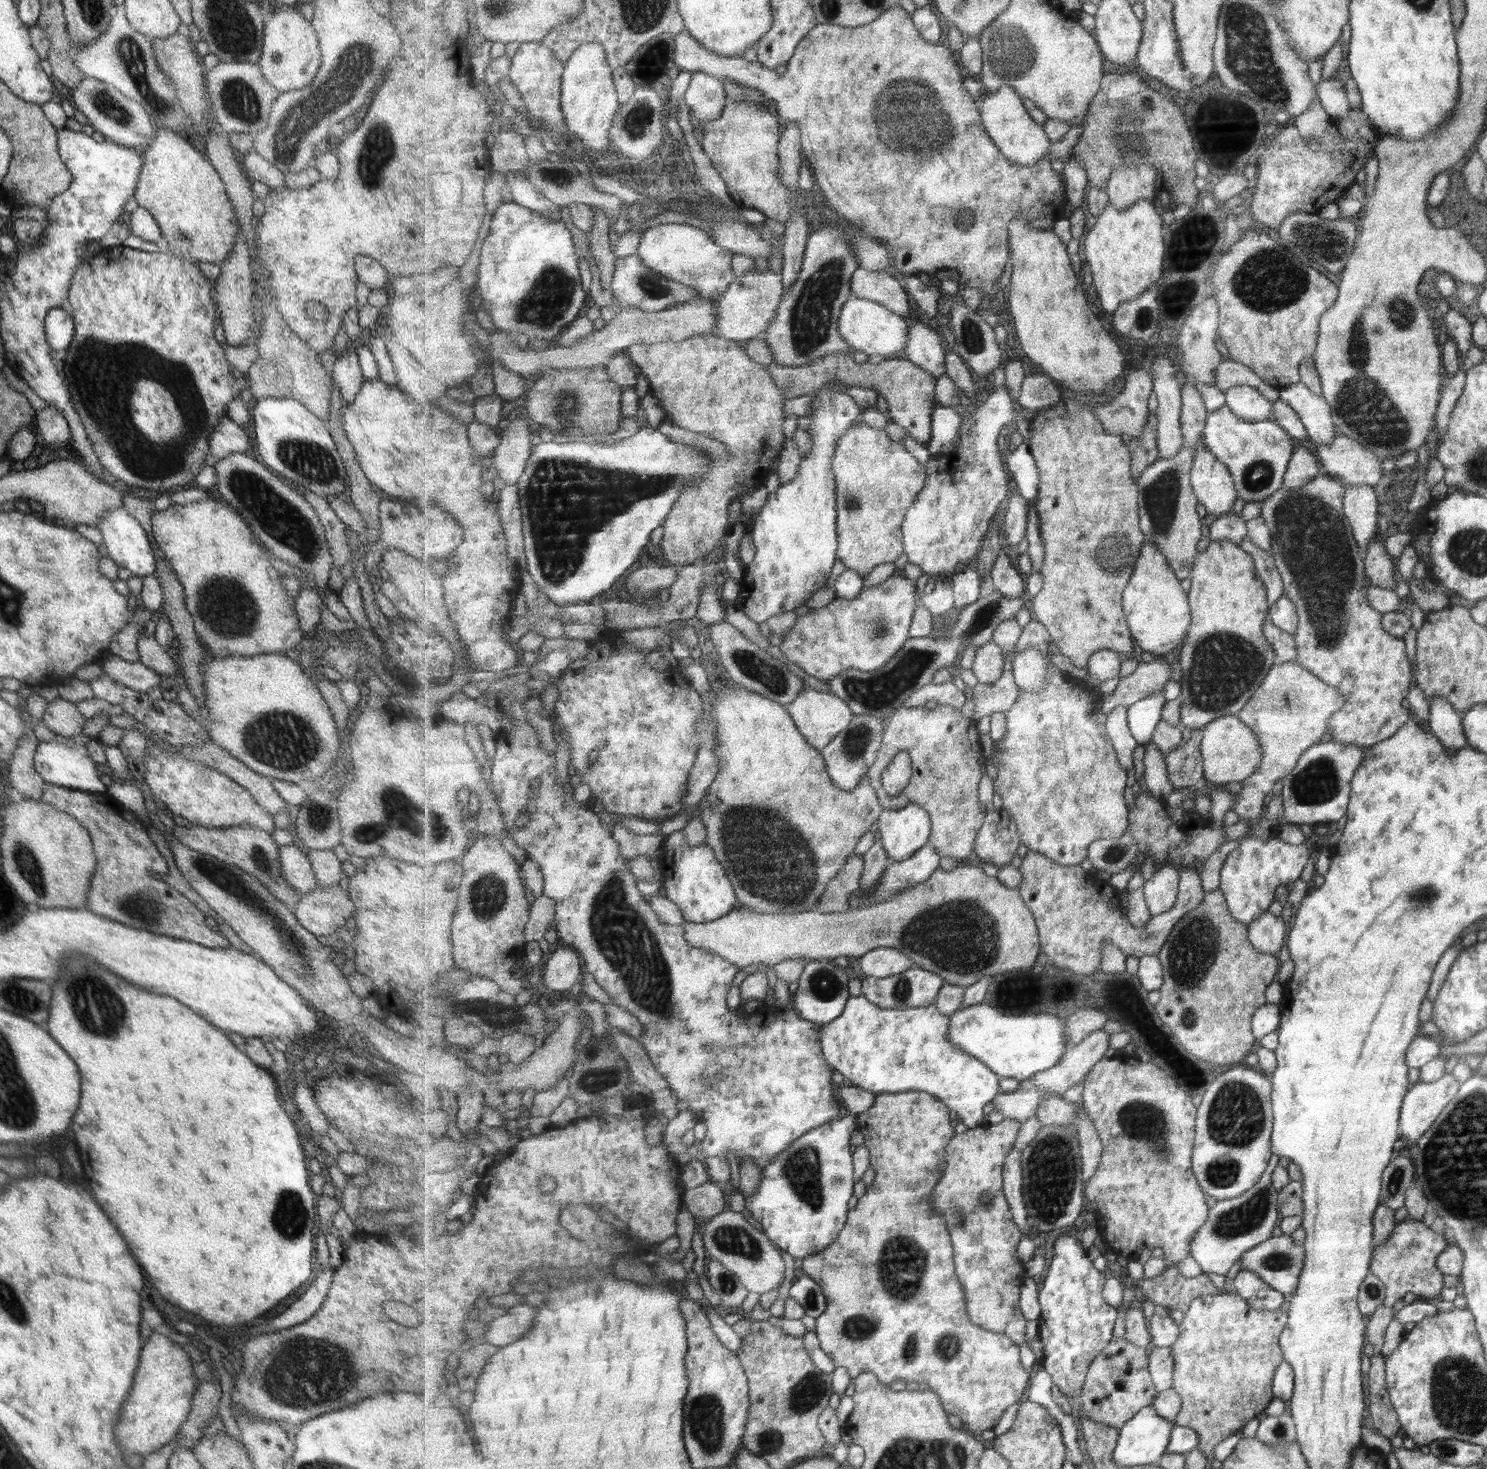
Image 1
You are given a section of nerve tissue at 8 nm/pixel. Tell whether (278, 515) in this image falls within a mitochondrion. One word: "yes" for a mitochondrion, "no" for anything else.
yes

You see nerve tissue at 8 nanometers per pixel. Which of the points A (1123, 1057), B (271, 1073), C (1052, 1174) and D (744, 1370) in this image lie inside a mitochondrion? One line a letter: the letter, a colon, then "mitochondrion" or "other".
A: other
B: other
C: mitochondrion
D: other

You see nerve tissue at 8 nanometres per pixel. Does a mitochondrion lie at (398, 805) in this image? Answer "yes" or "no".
yes

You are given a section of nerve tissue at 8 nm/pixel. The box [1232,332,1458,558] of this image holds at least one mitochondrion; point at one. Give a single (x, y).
(1258, 475)

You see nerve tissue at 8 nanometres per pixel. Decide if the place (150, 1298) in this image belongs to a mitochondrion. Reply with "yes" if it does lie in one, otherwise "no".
no

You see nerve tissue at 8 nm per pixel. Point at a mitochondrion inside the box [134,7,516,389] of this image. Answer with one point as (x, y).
(352, 68)

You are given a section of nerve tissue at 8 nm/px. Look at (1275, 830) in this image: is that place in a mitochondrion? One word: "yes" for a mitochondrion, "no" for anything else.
no

